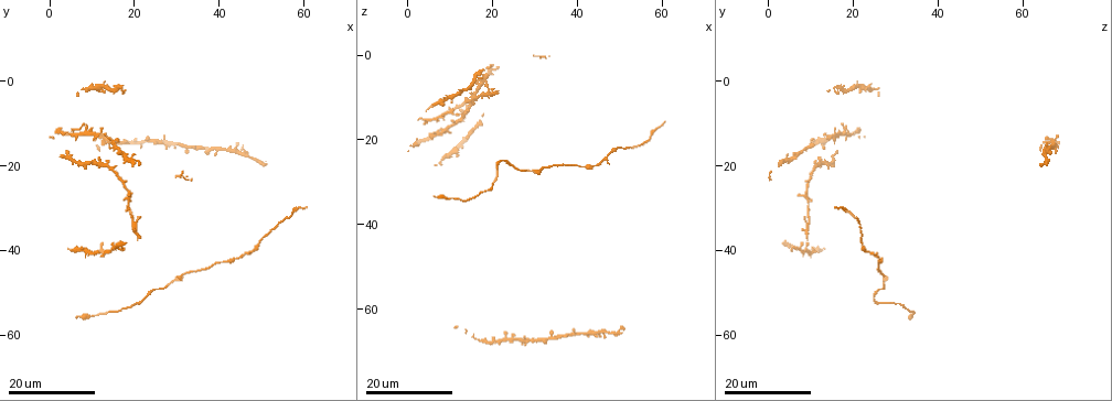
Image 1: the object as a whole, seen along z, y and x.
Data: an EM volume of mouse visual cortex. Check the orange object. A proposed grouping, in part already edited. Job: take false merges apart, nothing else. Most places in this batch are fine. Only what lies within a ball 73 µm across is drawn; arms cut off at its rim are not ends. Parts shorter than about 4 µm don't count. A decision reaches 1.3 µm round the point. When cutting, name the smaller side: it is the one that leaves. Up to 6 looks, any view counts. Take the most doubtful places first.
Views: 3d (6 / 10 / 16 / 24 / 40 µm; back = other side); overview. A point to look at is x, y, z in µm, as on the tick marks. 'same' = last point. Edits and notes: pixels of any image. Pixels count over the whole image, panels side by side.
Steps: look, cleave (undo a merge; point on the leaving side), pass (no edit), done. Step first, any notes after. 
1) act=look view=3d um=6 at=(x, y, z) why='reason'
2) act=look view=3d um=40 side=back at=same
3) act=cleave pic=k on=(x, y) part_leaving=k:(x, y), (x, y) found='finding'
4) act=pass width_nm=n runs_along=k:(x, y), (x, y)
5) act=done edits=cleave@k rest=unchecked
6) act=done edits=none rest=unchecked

act=look view=3d um=24 at=(23.5, 50.5, 25.5)

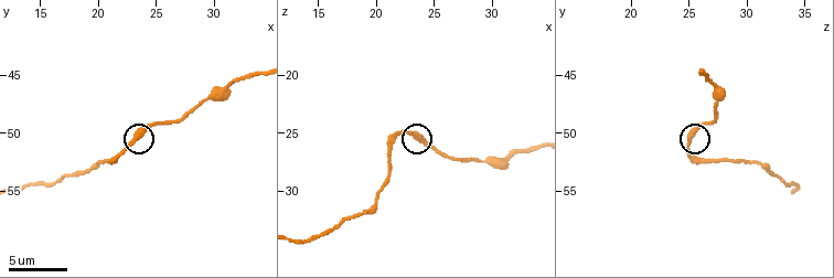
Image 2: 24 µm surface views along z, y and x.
act=look view=3d um=10 at=(23.8, 50.0, 25.4) why='closer look'

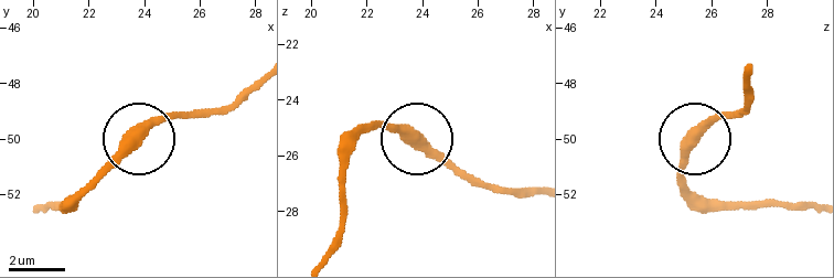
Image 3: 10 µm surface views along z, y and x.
act=pass found='all the same neuron'

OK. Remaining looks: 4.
act=look view=3d um=24 at=(11.5, 19.0, 13.0) why='three arms meet'

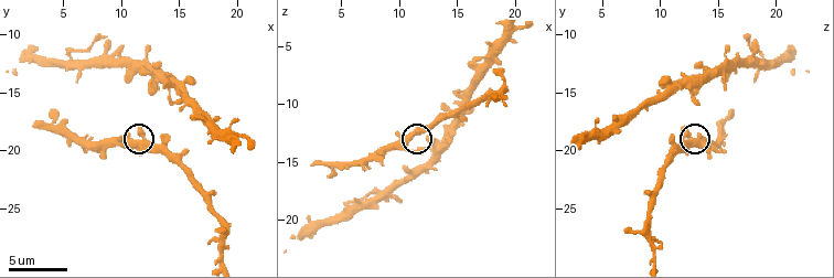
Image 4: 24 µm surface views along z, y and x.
act=look view=3d um=6 at=(11.4, 19.6, 12.4)

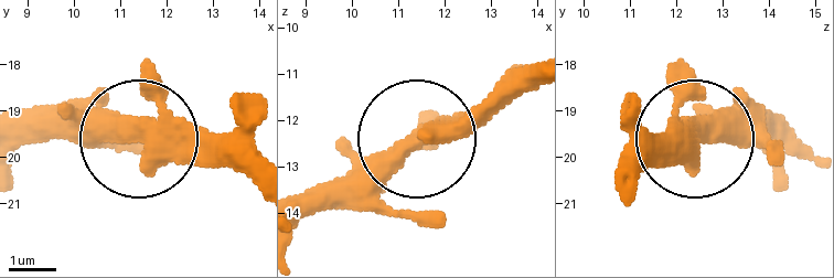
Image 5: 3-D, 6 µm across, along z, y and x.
act=pass side_arm_um=10 found='one neuron here'

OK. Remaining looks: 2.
act=look view=3d um=16 at=(13.4, 13.8, 13.8) why='three-way junction'

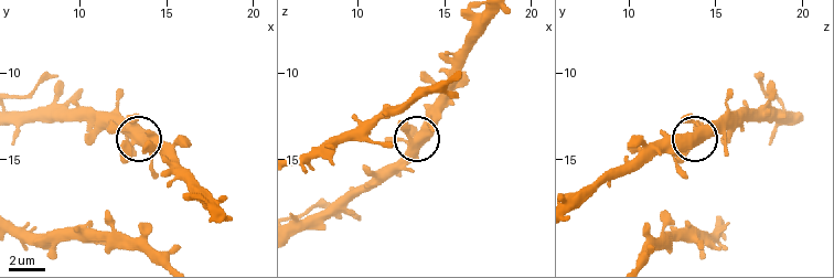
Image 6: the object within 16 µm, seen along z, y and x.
act=pass width_nm=470 runs_along=6:(124, 92), (119, 115), (132, 135), (138, 139), (162, 139) found='continuous, no second neuron'

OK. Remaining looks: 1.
act=done edits=none rest=unchecked

